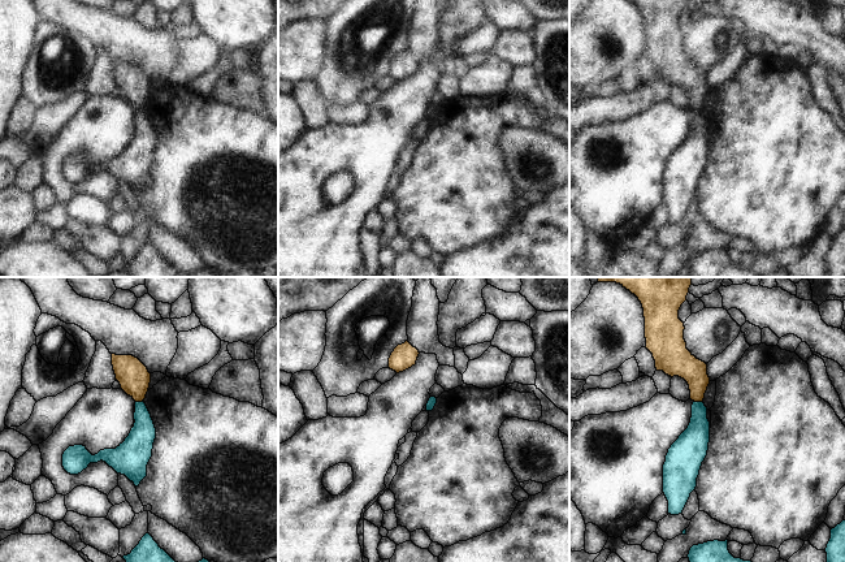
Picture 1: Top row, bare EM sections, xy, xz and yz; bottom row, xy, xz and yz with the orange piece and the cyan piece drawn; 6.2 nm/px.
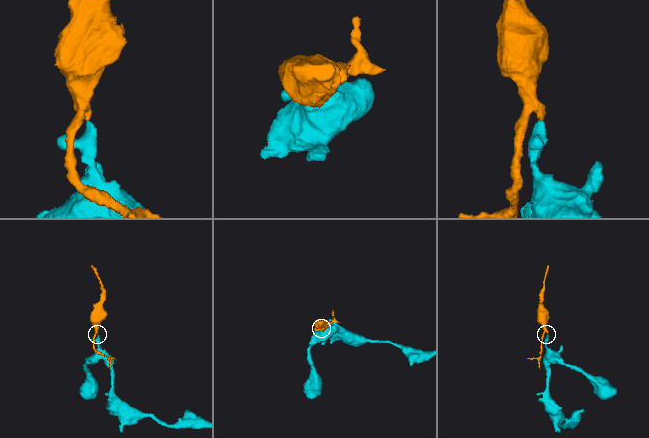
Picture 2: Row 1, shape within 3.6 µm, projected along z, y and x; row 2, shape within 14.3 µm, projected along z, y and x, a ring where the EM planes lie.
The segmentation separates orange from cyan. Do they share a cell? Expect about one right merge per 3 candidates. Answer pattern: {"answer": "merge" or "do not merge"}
{"answer": "do not merge"}

